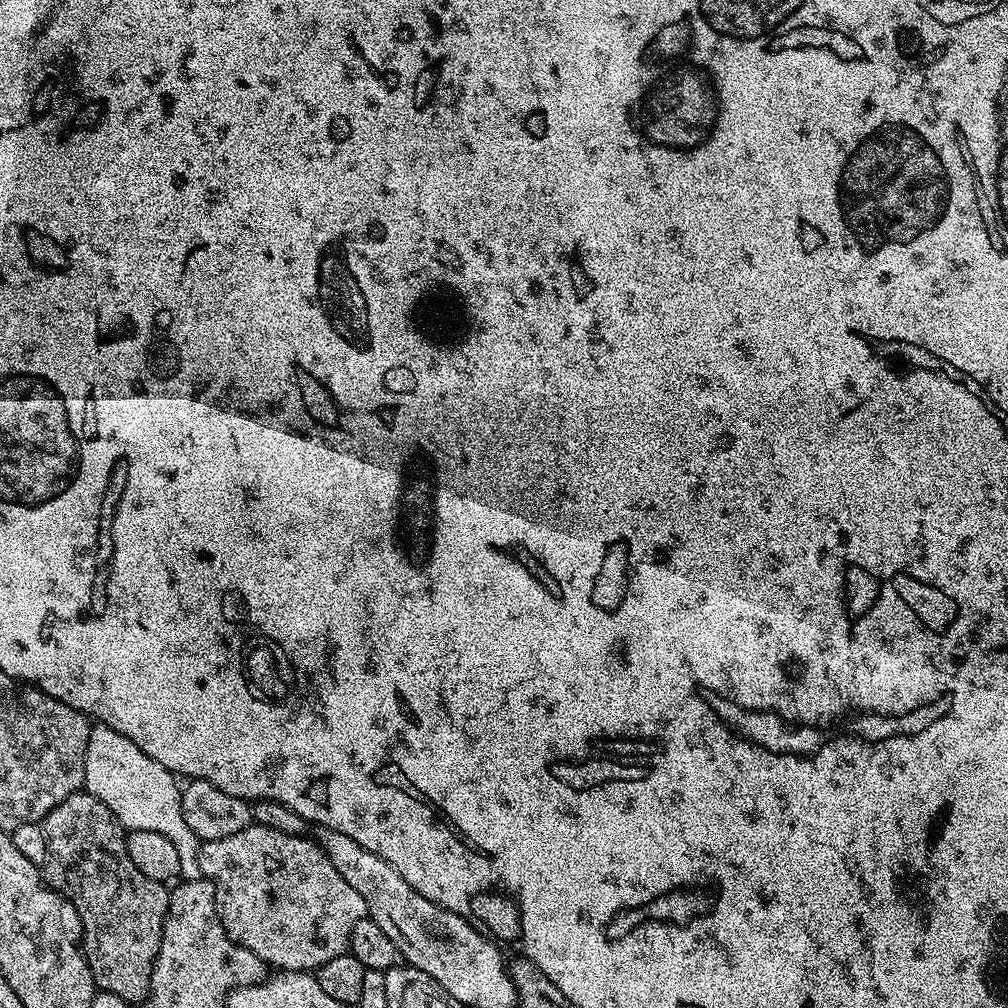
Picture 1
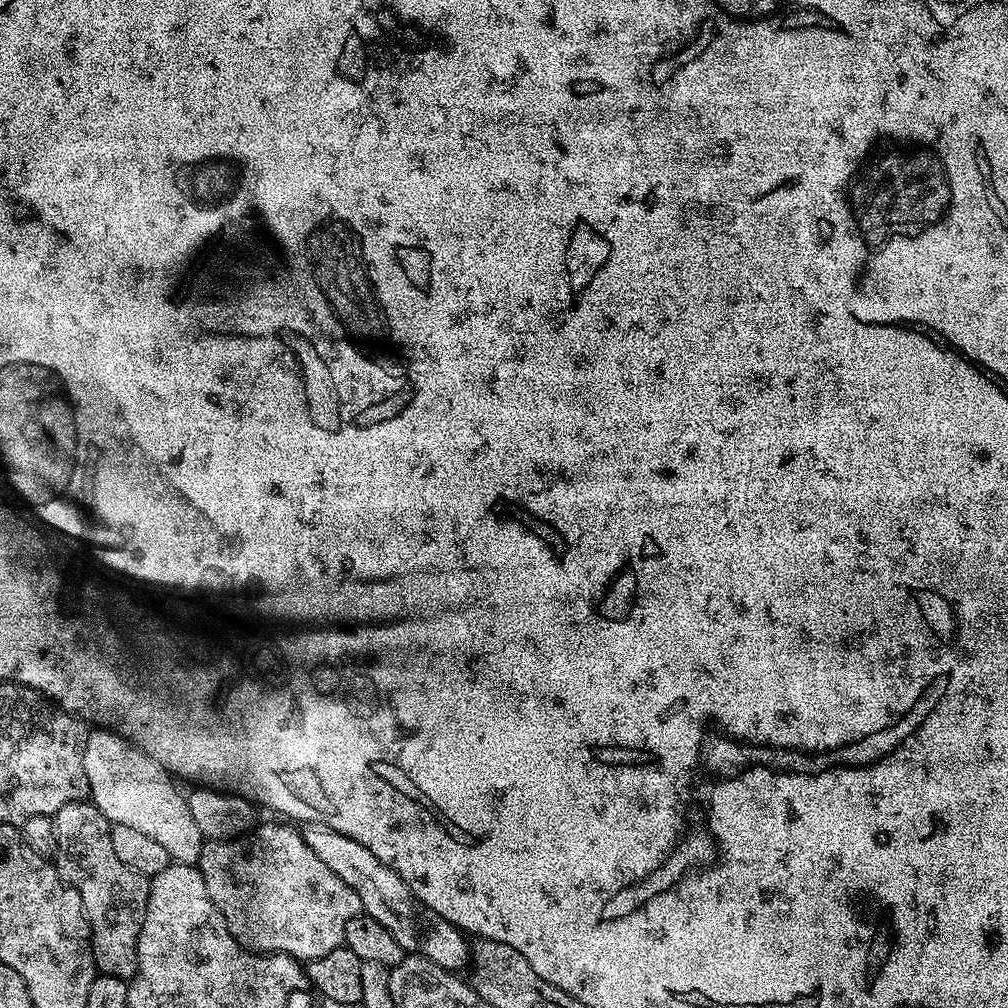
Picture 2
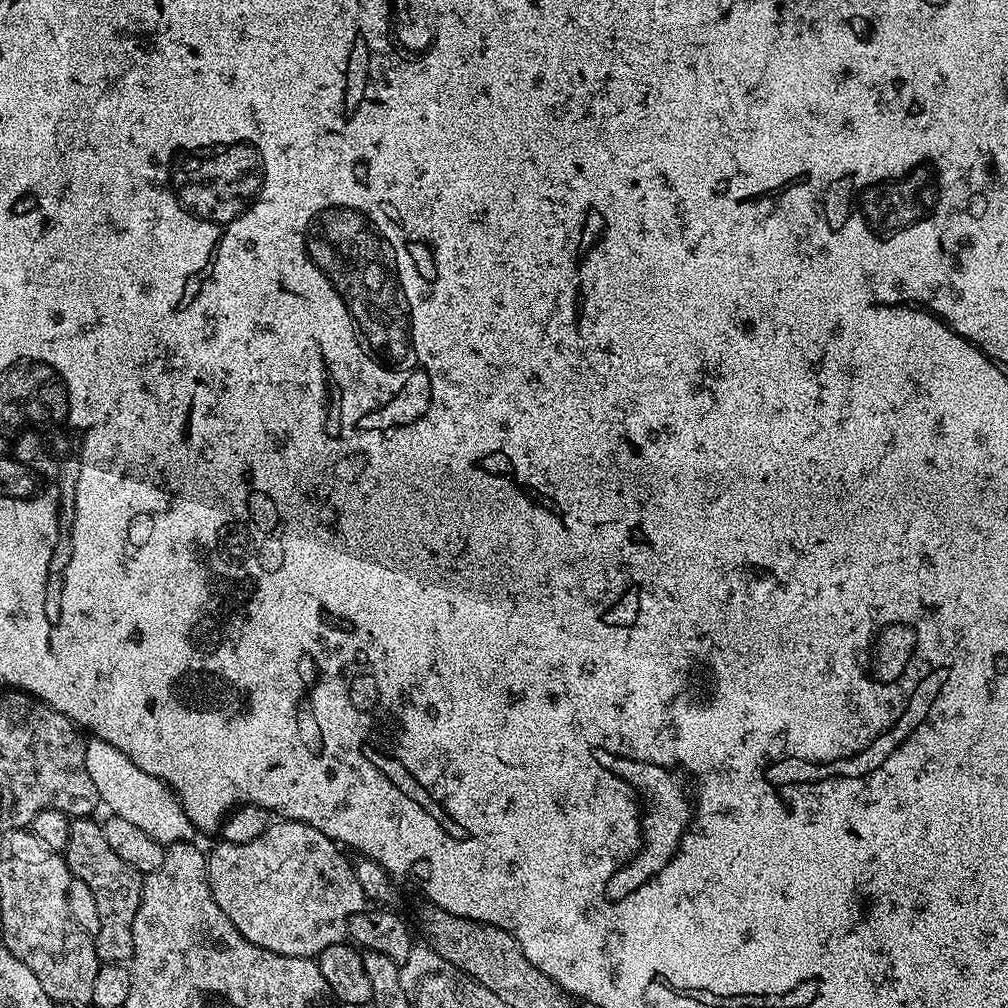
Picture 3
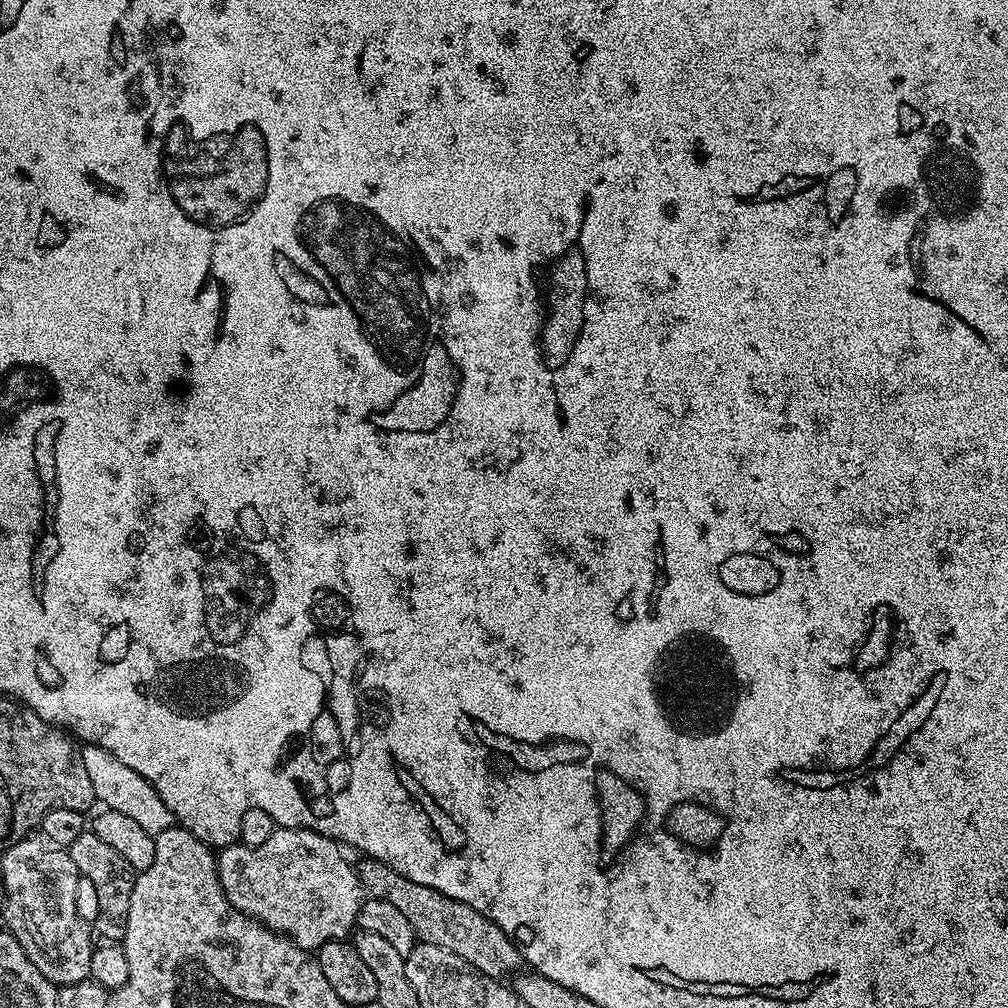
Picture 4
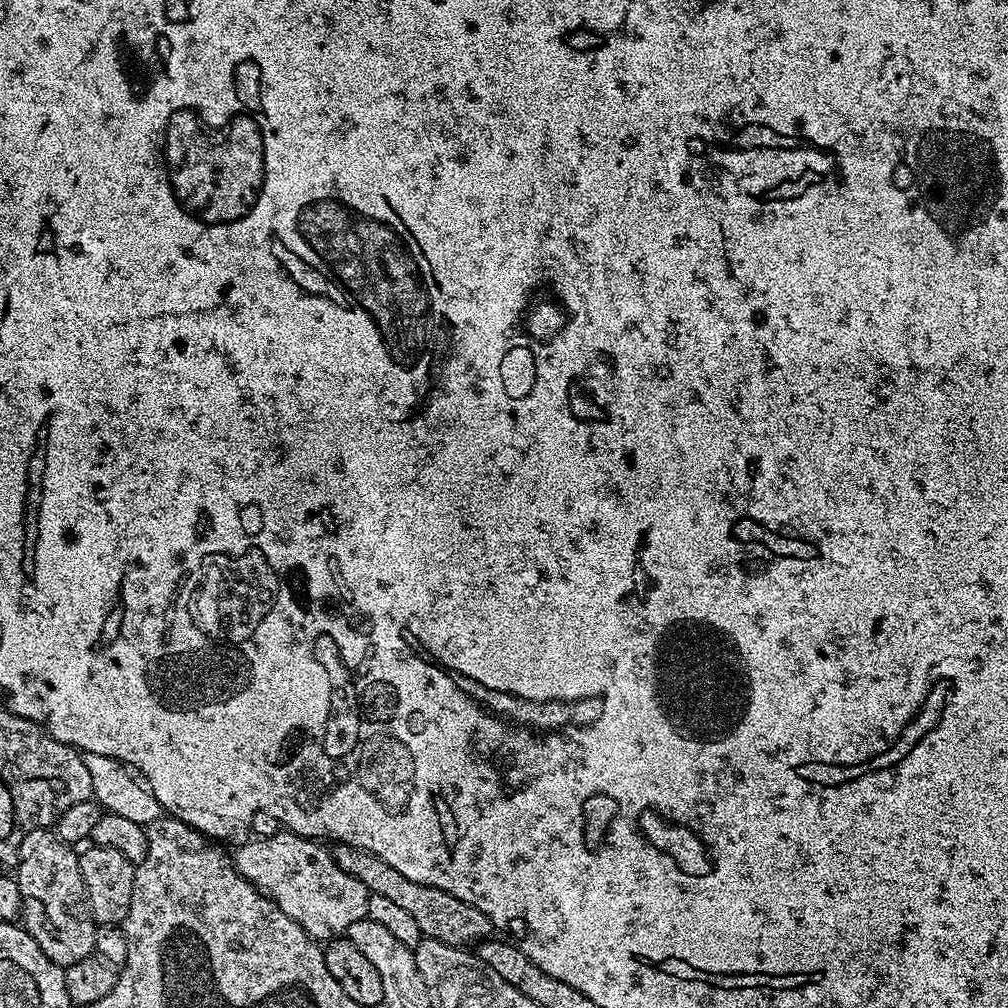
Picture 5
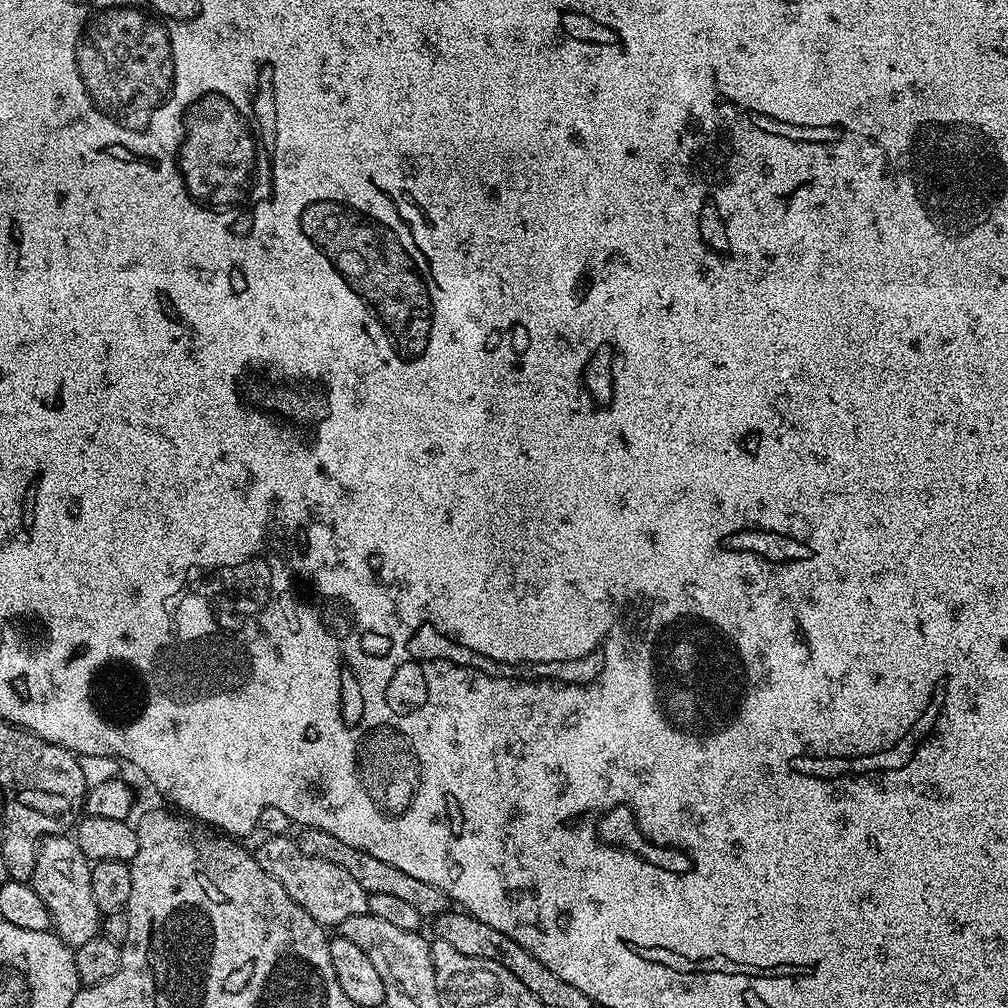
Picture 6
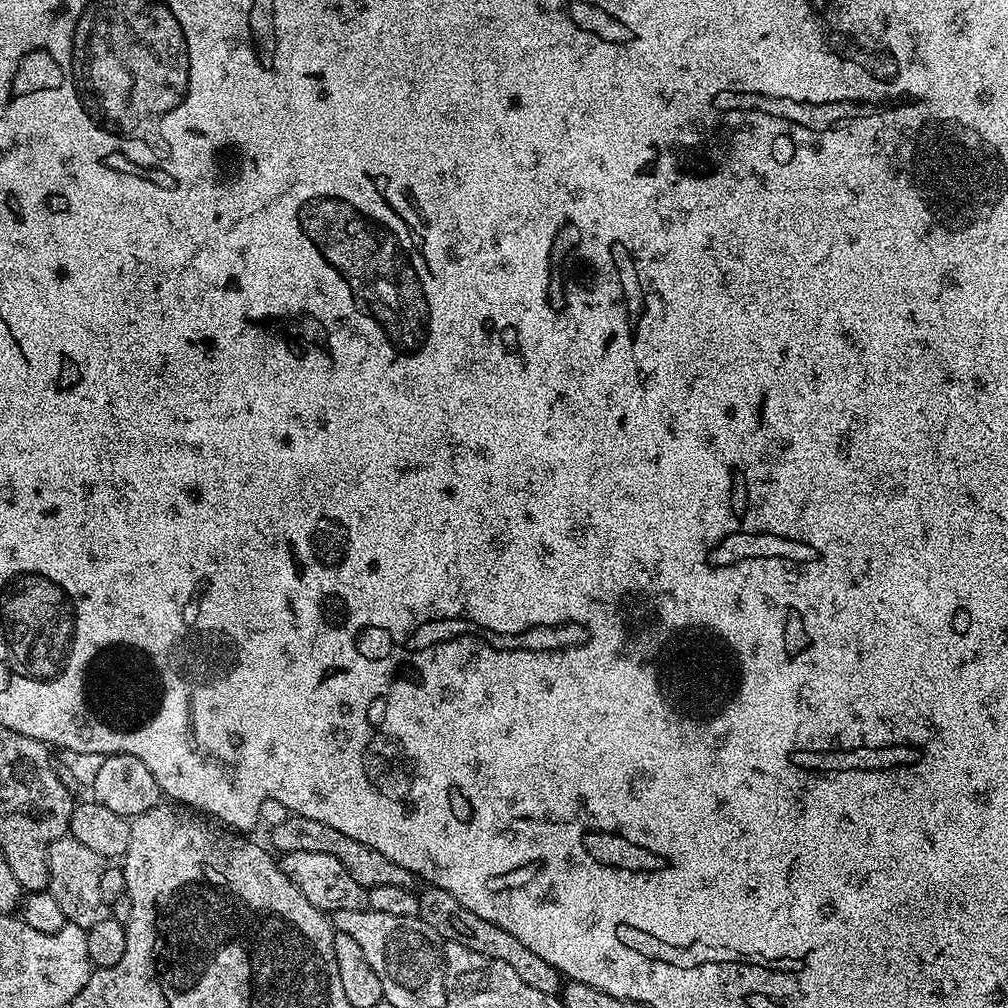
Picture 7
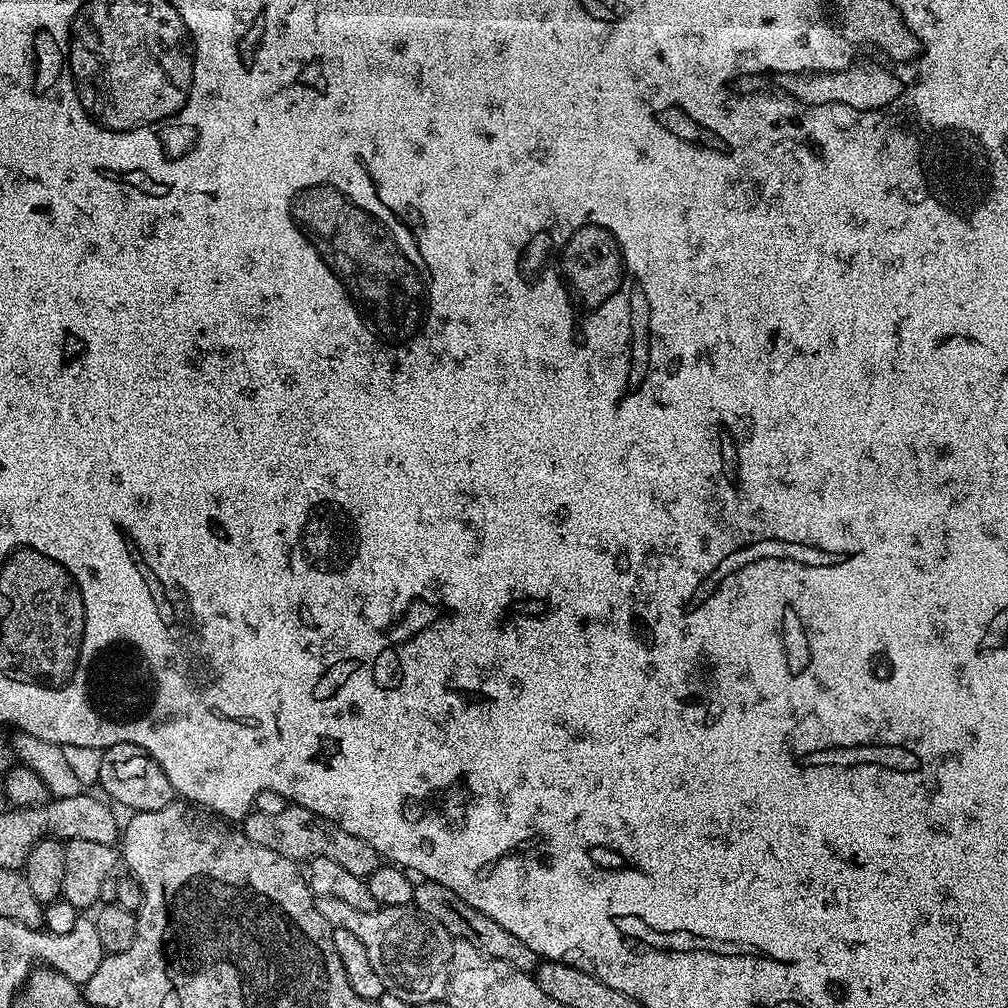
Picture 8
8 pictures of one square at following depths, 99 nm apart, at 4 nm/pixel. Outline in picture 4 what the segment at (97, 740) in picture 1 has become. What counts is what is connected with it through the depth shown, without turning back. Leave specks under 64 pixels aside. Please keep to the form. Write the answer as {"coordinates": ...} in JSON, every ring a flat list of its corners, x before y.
{"coordinates":[[84,744,79,749,79,754,82,766,86,766,86,774,90,774,90,786,94,789,96,799,104,808,118,810,118,814,134,818,134,822,140,823,142,830,146,830,151,836,156,837,162,830,173,827,172,811,168,809,166,802,162,802,154,786,150,786,150,782,142,778,142,774,130,770,130,766,118,762,114,754,93,744]]}

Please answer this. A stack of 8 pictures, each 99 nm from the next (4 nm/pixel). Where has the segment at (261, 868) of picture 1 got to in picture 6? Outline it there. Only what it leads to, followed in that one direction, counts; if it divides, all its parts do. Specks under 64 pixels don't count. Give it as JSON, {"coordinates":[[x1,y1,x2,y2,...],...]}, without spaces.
{"coordinates":[[291,835,268,836,257,848,254,848,257,862,278,882,282,882,282,890,314,918,314,922,325,926,338,926,346,922,346,918,368,915,369,893,358,886,351,874,346,874,342,866,334,866,334,862,326,862,322,858,310,858,310,854,302,854,298,850,295,839]]}

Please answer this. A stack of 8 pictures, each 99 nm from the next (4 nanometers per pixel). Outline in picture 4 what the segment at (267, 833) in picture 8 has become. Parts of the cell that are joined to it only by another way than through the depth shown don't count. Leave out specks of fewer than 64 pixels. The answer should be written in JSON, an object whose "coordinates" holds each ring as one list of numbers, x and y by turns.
{"coordinates":[[361,860,364,860,358,864,361,888,371,899,391,902,402,914,406,914,410,926,414,926,414,934,419,943,442,946,442,950,450,950,450,954,466,958,470,966,487,976,508,978,521,971,522,957,516,943,512,941,511,935,502,931,493,920,466,906,466,902,458,902,430,886,422,886,422,882,410,882,410,878,386,866,384,860]]}

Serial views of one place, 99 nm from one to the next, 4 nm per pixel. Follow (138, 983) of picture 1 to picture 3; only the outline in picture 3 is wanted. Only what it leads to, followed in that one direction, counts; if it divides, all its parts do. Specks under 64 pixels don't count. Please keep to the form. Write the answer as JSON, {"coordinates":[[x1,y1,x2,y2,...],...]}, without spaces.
{"coordinates":[[76,818,70,826,70,842,66,842,63,858,73,877,88,887,92,904,96,907,96,924,100,929,94,932,96,956,106,964,124,964,132,959,134,938,134,914,138,914,138,902,144,881,134,866,126,866,113,848,106,843,100,824,92,818]]}

